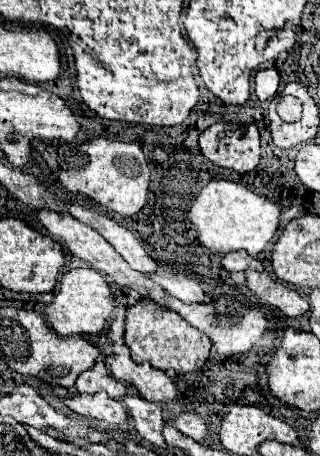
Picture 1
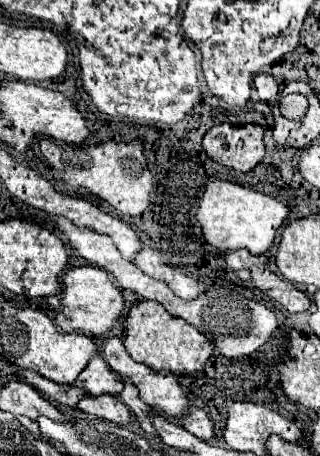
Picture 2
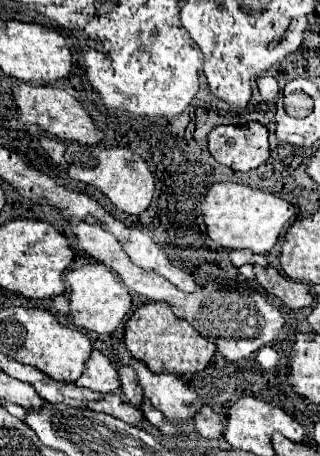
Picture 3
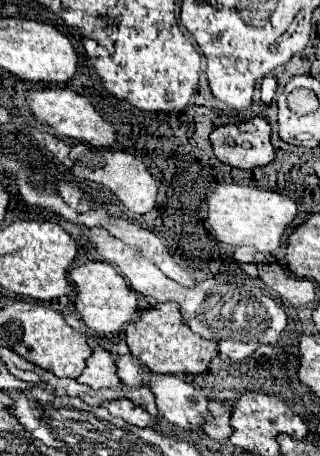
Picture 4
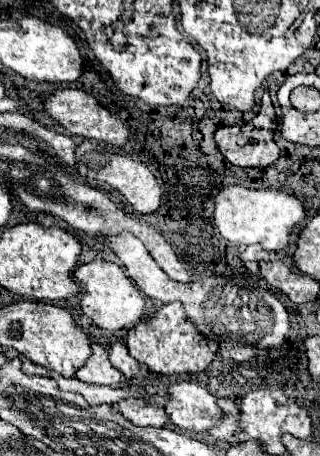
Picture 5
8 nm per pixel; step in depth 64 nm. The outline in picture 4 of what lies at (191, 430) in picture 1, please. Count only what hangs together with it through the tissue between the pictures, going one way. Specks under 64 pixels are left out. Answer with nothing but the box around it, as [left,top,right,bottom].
[204,402,232,440]

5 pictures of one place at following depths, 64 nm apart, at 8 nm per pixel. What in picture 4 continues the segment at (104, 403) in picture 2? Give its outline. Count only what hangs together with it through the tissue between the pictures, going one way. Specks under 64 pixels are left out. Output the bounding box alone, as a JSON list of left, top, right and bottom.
[104,398,158,428]

